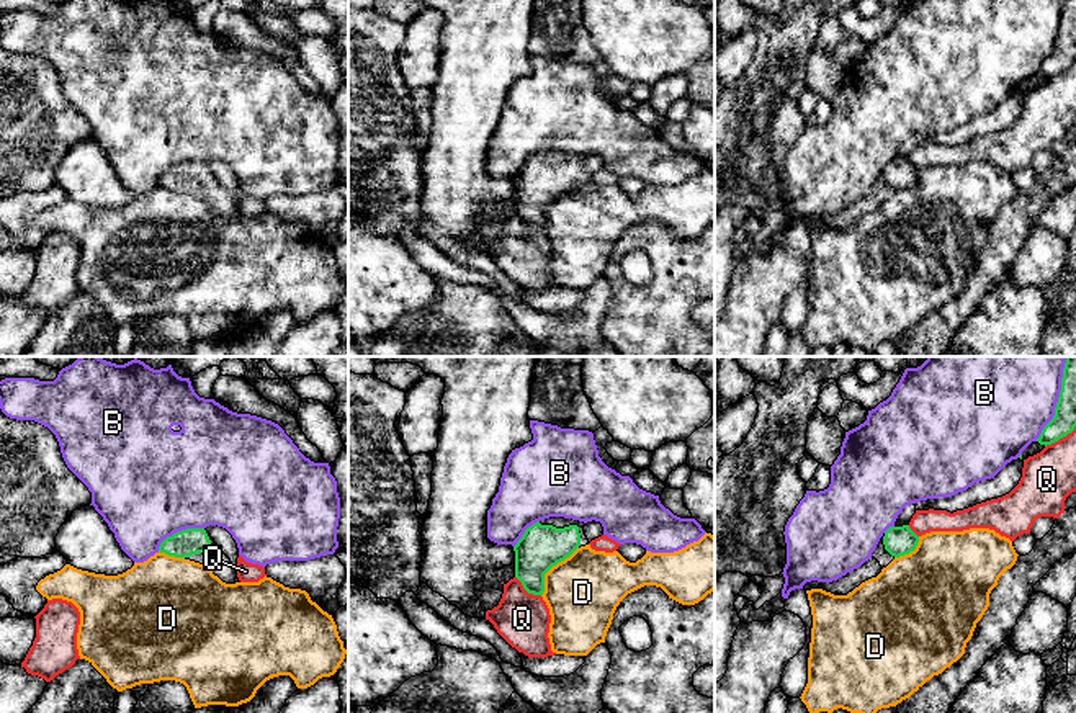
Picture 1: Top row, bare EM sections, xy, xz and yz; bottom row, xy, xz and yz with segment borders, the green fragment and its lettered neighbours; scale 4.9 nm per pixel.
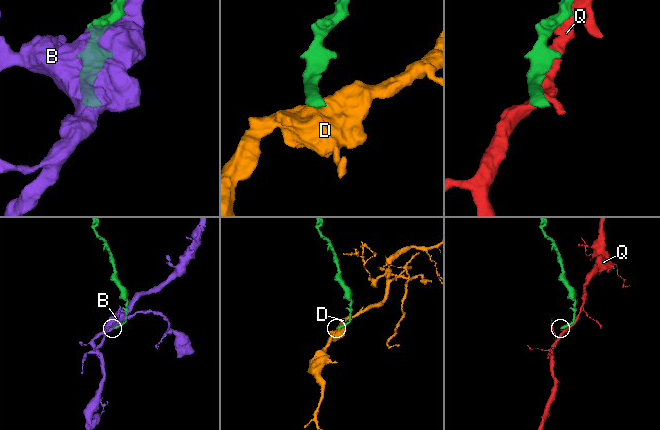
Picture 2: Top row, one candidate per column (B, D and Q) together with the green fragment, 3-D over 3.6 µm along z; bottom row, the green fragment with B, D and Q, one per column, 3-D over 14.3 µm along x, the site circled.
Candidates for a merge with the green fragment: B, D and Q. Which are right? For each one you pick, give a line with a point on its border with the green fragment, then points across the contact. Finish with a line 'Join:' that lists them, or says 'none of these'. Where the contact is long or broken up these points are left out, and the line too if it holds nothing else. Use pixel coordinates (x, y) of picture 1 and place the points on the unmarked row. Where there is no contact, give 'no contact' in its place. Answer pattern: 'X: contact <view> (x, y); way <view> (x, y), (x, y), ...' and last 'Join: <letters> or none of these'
Join: none of these

